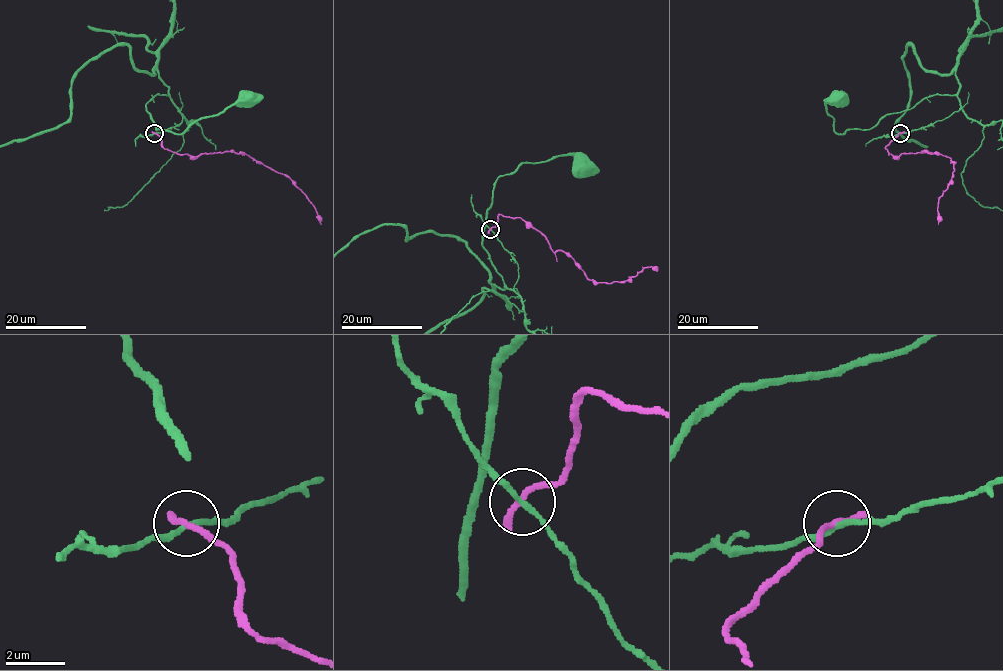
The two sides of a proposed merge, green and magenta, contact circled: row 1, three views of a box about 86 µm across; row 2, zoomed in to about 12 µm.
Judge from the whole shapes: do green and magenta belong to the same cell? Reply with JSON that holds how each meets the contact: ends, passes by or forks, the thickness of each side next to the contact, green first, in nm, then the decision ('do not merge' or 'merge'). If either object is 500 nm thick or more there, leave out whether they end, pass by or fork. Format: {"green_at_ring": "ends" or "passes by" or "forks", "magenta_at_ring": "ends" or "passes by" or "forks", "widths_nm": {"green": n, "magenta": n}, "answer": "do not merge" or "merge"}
{"green_at_ring": "passes by", "magenta_at_ring": "ends", "widths_nm": {"green": 170, "magenta": 280}, "answer": "do not merge"}

